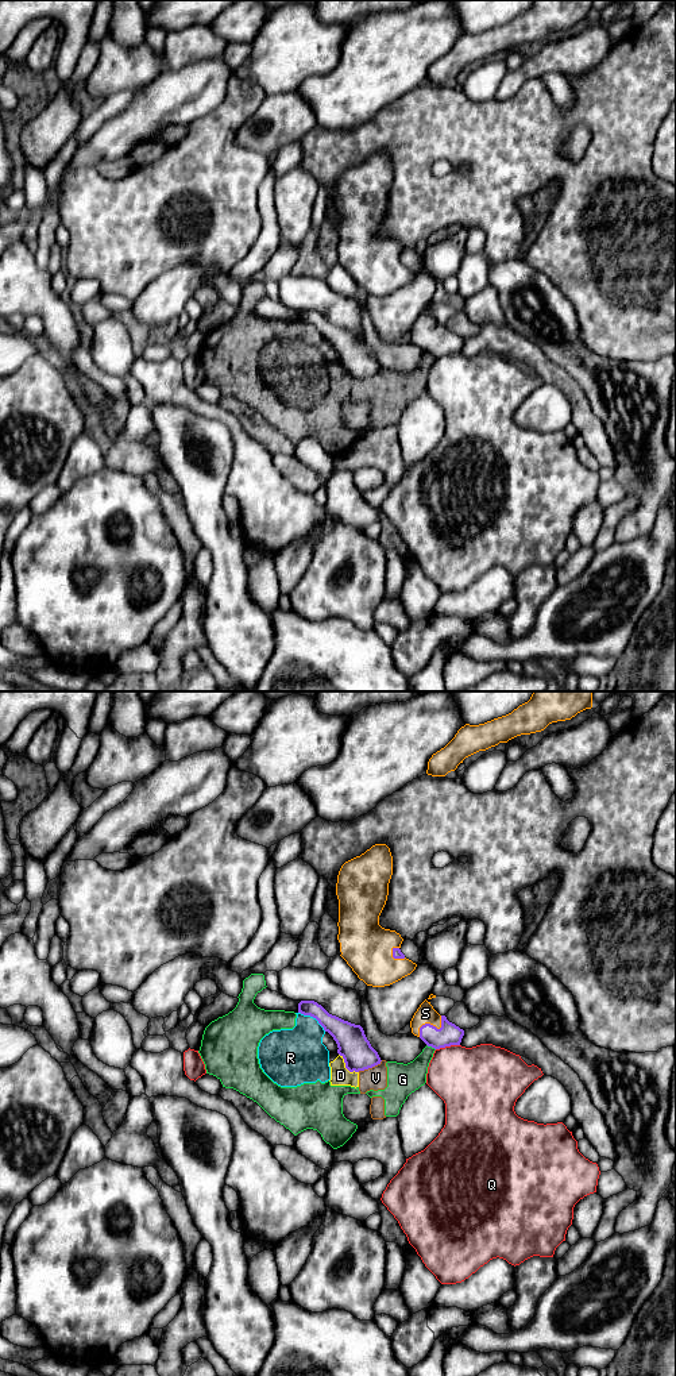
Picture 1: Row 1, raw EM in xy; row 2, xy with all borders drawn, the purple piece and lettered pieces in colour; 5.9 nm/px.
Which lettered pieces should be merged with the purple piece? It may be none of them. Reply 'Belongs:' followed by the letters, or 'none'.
Belongs: S

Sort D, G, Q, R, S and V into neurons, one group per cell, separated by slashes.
D G R V / Q / S

